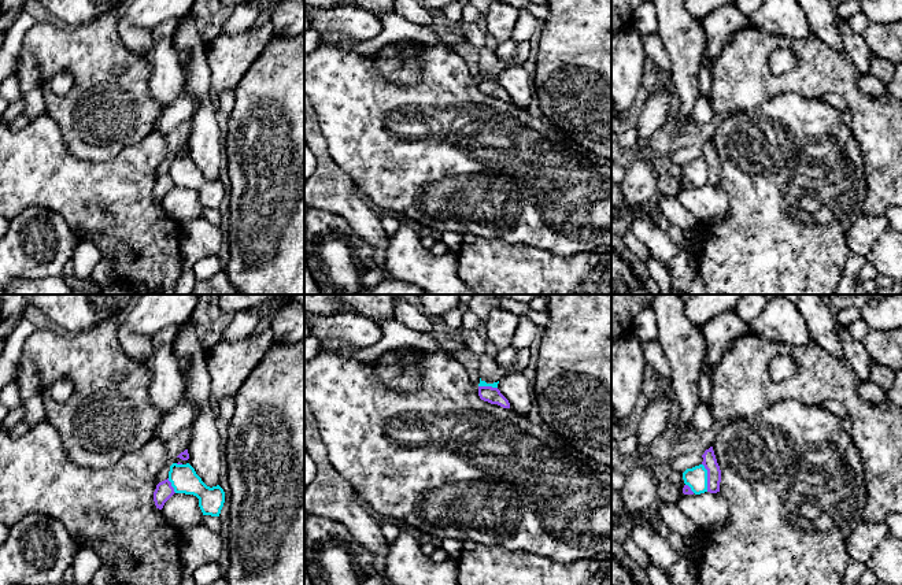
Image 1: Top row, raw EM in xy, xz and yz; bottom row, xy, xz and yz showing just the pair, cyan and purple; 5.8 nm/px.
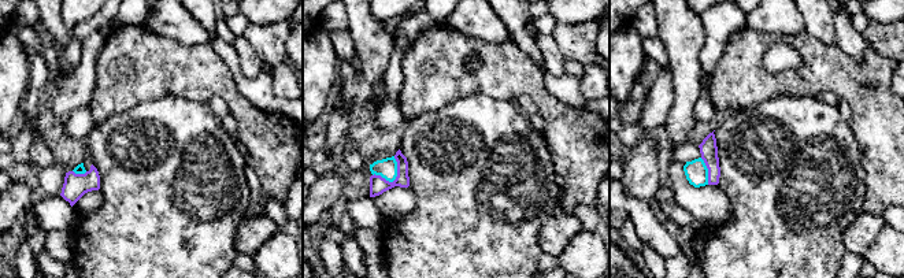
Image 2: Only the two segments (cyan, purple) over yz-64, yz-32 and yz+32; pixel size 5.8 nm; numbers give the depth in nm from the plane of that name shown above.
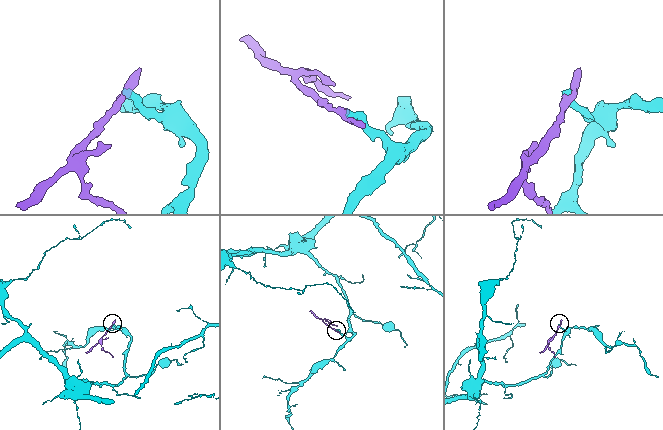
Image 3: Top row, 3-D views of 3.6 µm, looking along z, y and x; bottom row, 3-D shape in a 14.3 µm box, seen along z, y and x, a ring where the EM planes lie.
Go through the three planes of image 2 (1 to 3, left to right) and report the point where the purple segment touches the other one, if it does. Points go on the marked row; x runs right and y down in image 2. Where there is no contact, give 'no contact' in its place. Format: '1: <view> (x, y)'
1: yz-64 (80, 173)
2: yz-32 (395, 178)
3: yz+32 (707, 171)

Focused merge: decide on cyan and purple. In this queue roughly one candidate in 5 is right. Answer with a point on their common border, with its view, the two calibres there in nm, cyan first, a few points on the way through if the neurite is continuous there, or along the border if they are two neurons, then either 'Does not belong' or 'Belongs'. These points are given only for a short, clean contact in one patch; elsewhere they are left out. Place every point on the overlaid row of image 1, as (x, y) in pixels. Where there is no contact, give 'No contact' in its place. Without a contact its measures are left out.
Touches cyan at yz (706, 477). Thickness 130 nm (cyan) against 80 nm. Boundary: yz (702, 463), (706, 470), (708, 491). Does not belong

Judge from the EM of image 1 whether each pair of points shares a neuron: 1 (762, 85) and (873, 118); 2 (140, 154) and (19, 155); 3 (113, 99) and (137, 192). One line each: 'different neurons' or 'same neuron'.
1: same neuron
2: same neuron
3: different neurons

